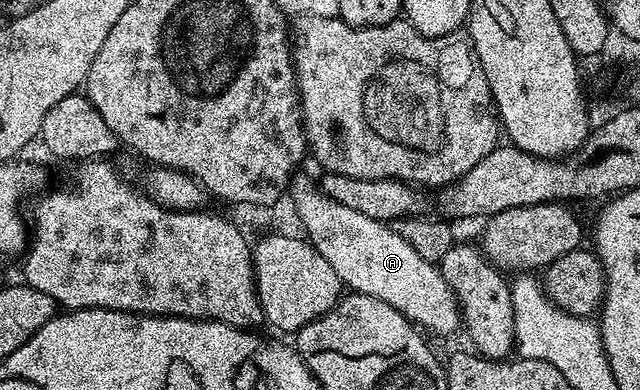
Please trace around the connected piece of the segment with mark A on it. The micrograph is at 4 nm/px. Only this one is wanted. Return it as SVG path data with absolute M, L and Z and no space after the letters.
M303 173L296 174L290 180L289 200L303 225L306 238L323 259L331 264L335 273L339 275L342 284L352 292L371 295L373 298L383 299L388 305L395 307L406 318L420 328L431 330L439 335L449 335L460 330L461 308L450 289L450 285L441 276L440 270L414 250L402 238L394 233L392 226L386 222L370 219L343 203L335 203L333 199L320 190L316 180Z

